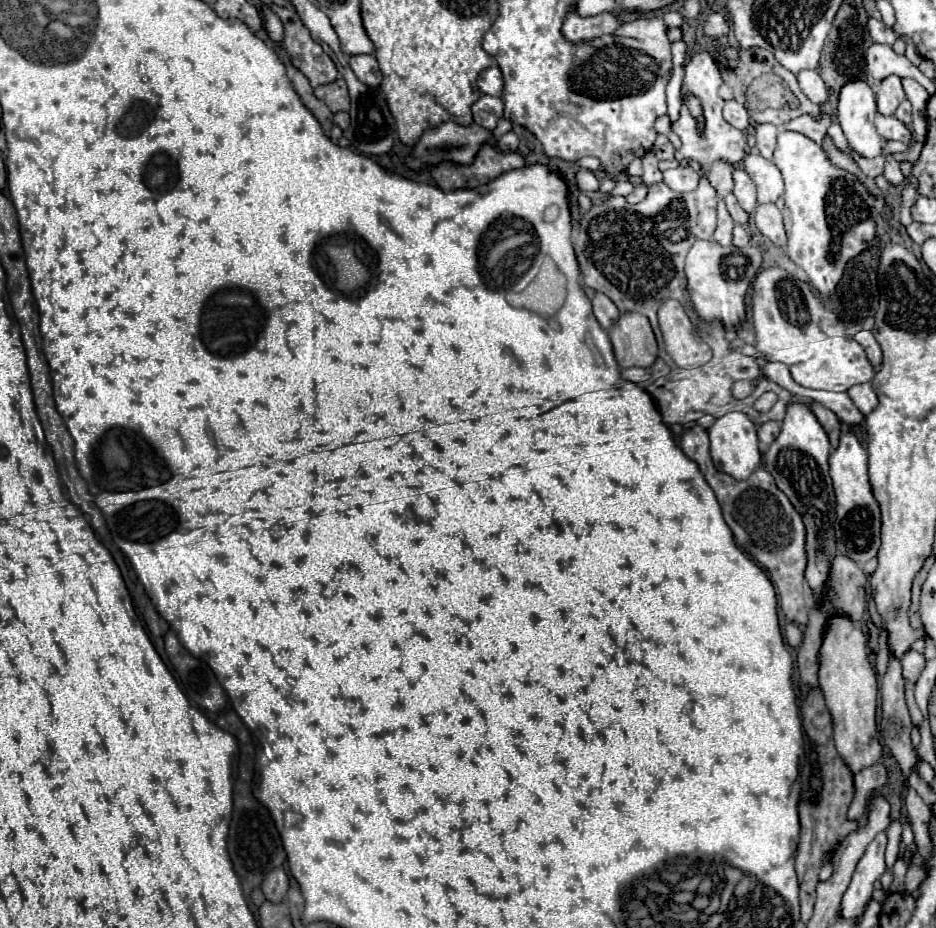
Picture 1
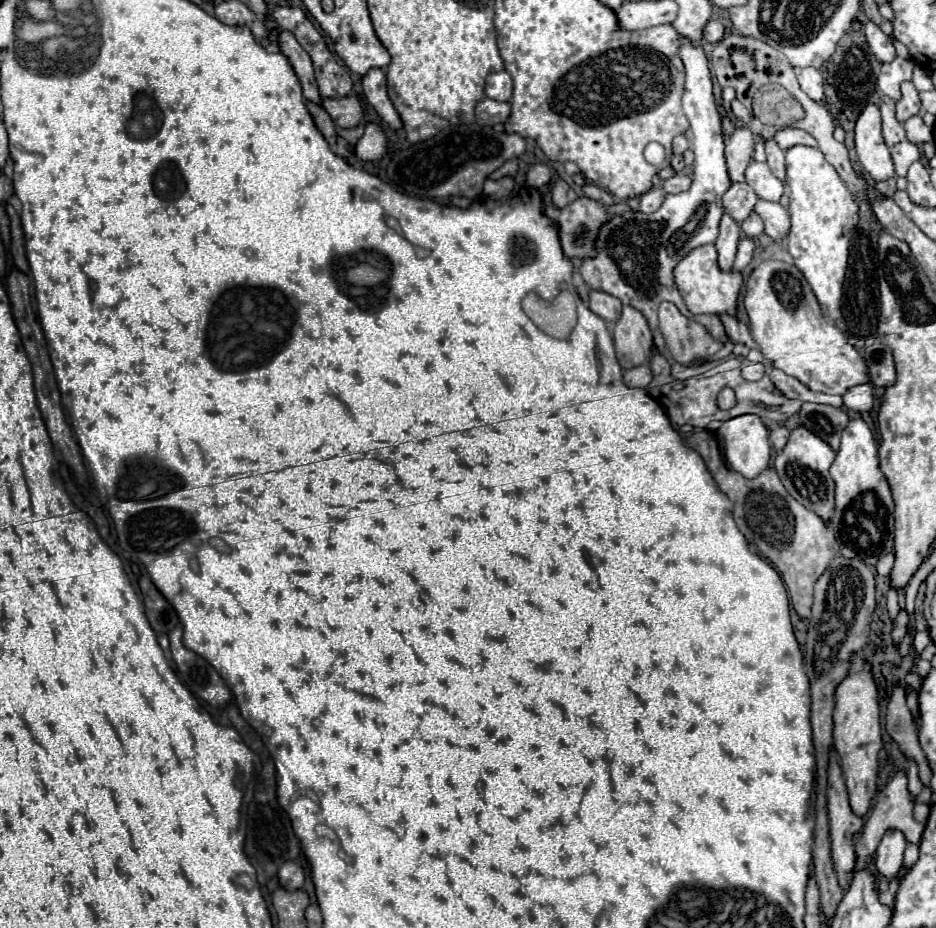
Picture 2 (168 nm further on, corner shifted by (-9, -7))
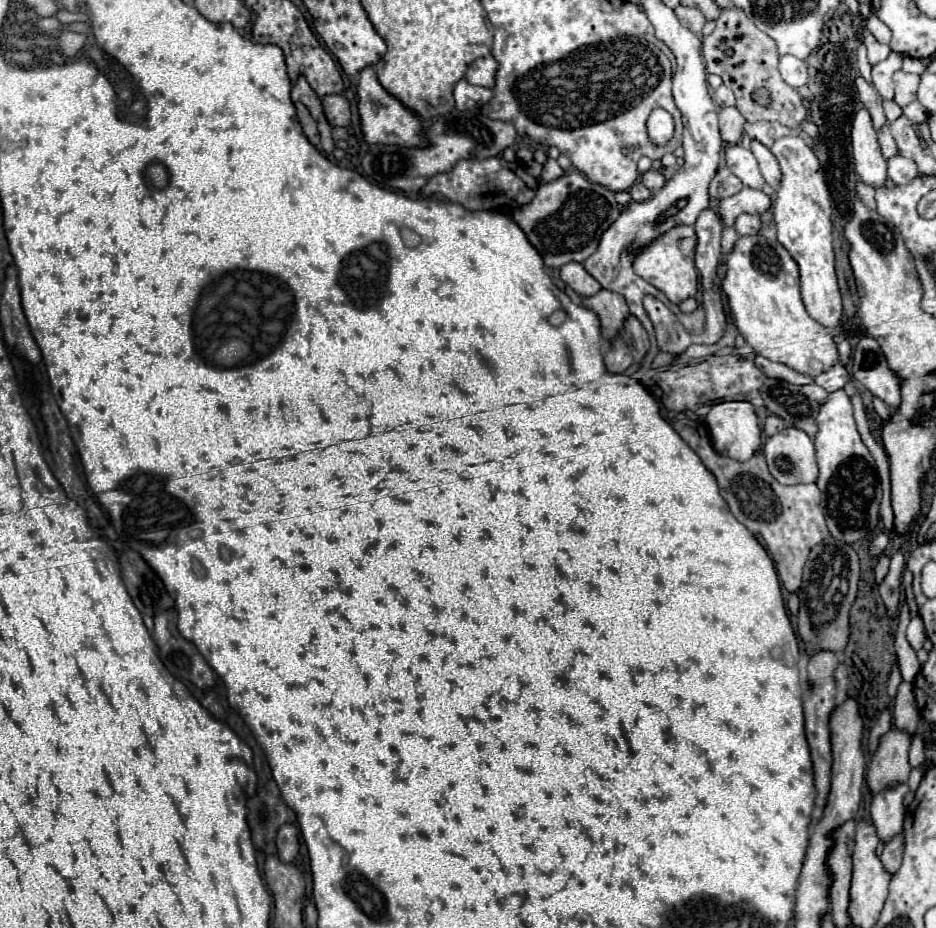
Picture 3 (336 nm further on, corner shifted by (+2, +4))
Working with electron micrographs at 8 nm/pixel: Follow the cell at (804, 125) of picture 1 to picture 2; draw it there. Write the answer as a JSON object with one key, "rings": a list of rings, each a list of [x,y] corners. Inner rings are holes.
{"rings":[[[786,127],[786,129],[780,129],[776,135],[774,135],[776,143],[786,151],[794,145],[810,145],[810,147],[816,147],[816,139],[812,139],[812,135],[808,135],[806,131],[800,131],[796,127]]]}

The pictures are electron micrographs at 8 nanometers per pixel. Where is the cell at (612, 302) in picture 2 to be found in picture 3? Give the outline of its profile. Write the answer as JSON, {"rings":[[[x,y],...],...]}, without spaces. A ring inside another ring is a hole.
{"rings":[[[563,264],[559,276],[581,296],[593,296],[601,290],[601,284],[583,268],[583,264]]]}

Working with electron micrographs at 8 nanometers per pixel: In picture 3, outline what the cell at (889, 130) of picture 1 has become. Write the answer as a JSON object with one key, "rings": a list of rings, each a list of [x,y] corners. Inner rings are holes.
{"rings":[[[861,76],[855,78],[855,90],[857,90],[857,94],[859,94],[859,100],[863,102],[863,106],[865,106],[865,108],[869,110],[869,114],[871,114],[873,126],[879,130],[879,128],[887,122],[887,118],[885,118],[885,114],[883,114],[881,98],[877,96],[875,88],[873,88],[865,78],[861,78]]]}

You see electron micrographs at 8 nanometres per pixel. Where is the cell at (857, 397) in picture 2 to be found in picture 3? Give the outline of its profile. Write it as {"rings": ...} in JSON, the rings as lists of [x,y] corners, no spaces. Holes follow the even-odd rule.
{"rings":[[[835,364],[827,372],[823,372],[823,374],[819,374],[819,376],[813,378],[813,382],[817,386],[823,386],[827,392],[833,392],[833,390],[843,388],[847,380],[849,380],[849,374],[847,374],[847,370],[841,364]]]}

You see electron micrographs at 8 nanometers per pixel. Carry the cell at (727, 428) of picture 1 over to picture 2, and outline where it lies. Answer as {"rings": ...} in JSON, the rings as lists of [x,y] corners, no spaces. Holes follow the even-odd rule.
{"rings":[[[740,415],[724,421],[716,438],[726,465],[740,475],[752,479],[768,467],[768,431],[758,415]]]}

